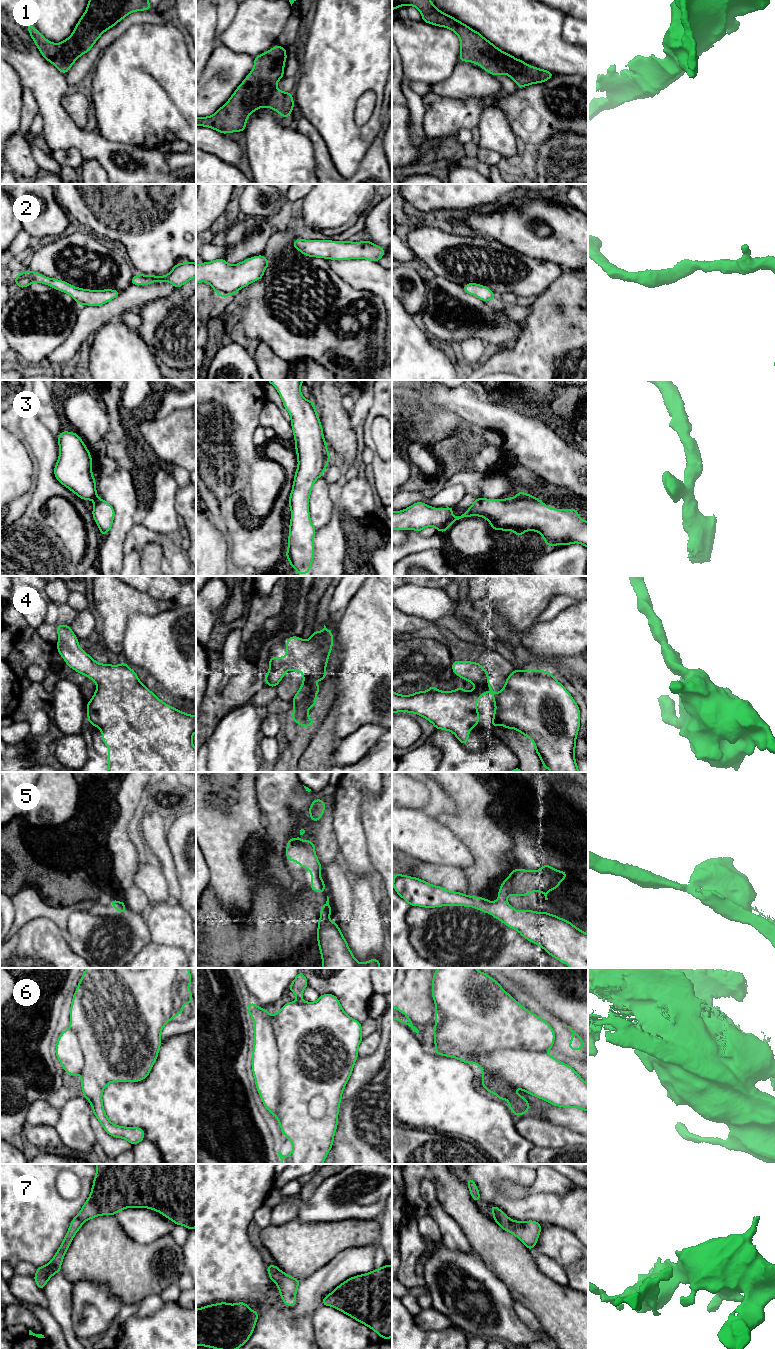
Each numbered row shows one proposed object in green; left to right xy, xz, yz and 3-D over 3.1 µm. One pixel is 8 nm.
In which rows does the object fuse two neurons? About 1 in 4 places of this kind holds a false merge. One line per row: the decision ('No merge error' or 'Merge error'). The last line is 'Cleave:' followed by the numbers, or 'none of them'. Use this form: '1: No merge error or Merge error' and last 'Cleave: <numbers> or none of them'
1: No merge error
2: No merge error
3: No merge error
4: No merge error
5: No merge error
6: Merge error
7: No merge error
Cleave: 6

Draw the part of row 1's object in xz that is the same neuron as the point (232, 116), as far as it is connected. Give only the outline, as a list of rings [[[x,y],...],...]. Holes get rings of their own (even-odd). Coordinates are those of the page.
[[[274,46],[254,59],[254,67],[229,100],[208,117],[196,117],[196,126],[212,128],[222,134],[244,132],[250,114],[269,107],[289,118],[294,108],[292,93],[279,90],[277,82],[284,76],[286,49]]]

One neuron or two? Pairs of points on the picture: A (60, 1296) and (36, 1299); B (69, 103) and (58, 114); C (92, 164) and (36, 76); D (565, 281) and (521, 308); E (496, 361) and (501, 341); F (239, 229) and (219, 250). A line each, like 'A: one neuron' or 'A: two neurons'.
A: two neurons
B: two neurons
C: two neurons
D: two neurons
E: two neurons
F: two neurons

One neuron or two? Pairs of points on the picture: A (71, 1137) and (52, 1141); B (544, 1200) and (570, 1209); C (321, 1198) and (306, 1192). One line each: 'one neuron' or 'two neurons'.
A: two neurons
B: one neuron
C: two neurons

